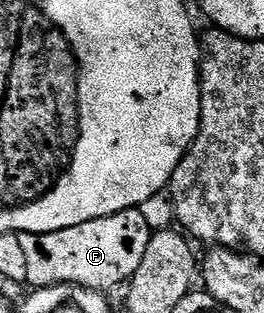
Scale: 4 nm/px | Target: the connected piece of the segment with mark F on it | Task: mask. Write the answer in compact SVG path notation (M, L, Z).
M137 208L80 222L80 226L68 226L55 232L23 232L20 247L24 249L24 259L28 262L26 284L31 289L75 284L99 290L125 285L134 277L136 270L140 270L151 235L148 221Z

